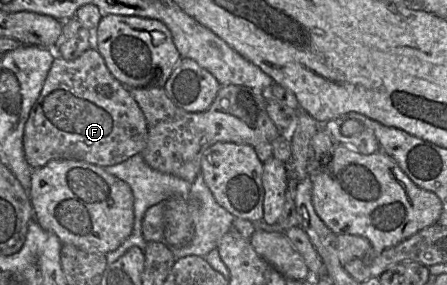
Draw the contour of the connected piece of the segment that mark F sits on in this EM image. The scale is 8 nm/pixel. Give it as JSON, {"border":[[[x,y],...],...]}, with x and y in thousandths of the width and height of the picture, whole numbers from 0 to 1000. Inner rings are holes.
{"border":[[[199,168],[166,211],[121,207],[56,435],[51,519],[72,593],[123,558],[242,586],[313,540],[329,484],[324,407],[289,312],[248,260],[226,189]]]}

